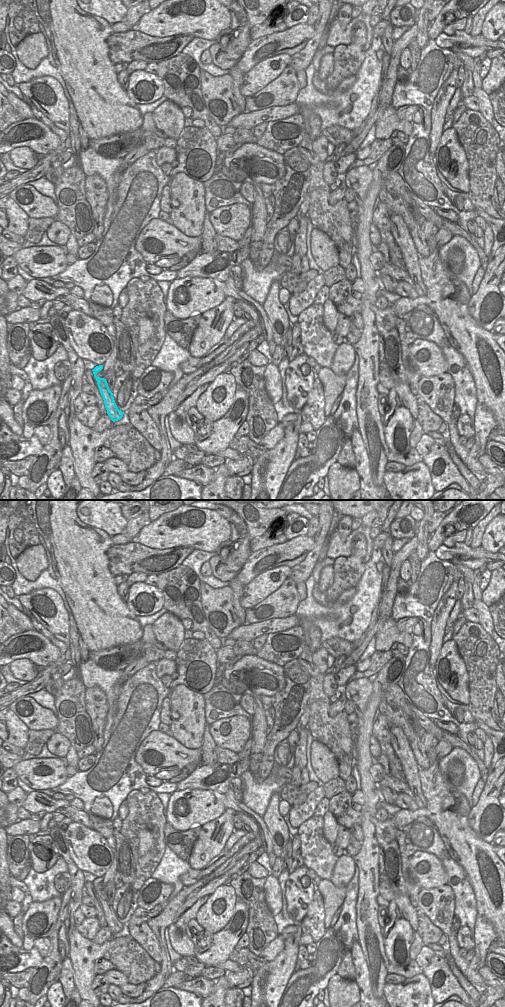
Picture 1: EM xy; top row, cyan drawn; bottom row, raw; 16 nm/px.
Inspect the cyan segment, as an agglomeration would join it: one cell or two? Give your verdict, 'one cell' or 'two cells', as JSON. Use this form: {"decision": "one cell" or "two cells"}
{"decision": "one cell"}

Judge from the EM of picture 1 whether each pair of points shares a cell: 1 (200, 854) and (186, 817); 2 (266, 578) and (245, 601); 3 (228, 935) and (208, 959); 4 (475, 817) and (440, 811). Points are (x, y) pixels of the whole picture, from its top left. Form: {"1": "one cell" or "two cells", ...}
{"1": "two cells", "2": "one cell", "3": "one cell", "4": "two cells"}

